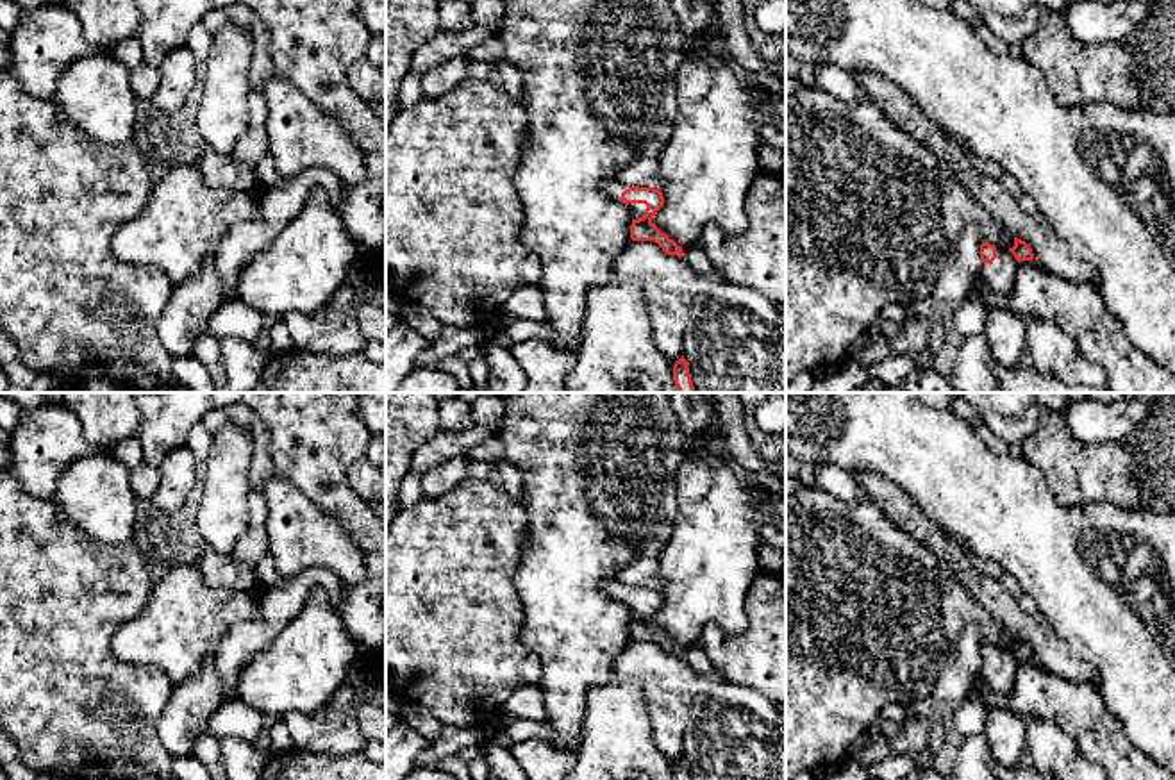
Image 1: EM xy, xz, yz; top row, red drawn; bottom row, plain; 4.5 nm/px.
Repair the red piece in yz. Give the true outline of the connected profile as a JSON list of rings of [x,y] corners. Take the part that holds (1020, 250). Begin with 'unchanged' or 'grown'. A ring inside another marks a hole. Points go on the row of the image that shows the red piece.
grown; [[[1014,237],[1014,246],[996,248],[995,245],[982,243],[980,245],[980,270],[979,278],[991,291],[1000,295],[1009,295],[1014,284],[1016,268],[1021,261],[1032,261],[1032,248]]]

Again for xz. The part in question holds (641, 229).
grown; [[[607,178],[602,182],[602,191],[629,207],[629,214],[632,218],[632,241],[654,241],[662,248],[664,253],[684,257],[682,248],[652,223],[654,216],[664,203],[659,189],[629,187],[618,178]]]

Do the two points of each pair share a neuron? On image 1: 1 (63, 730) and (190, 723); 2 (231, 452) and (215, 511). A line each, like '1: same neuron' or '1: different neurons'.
1: different neurons
2: same neuron

